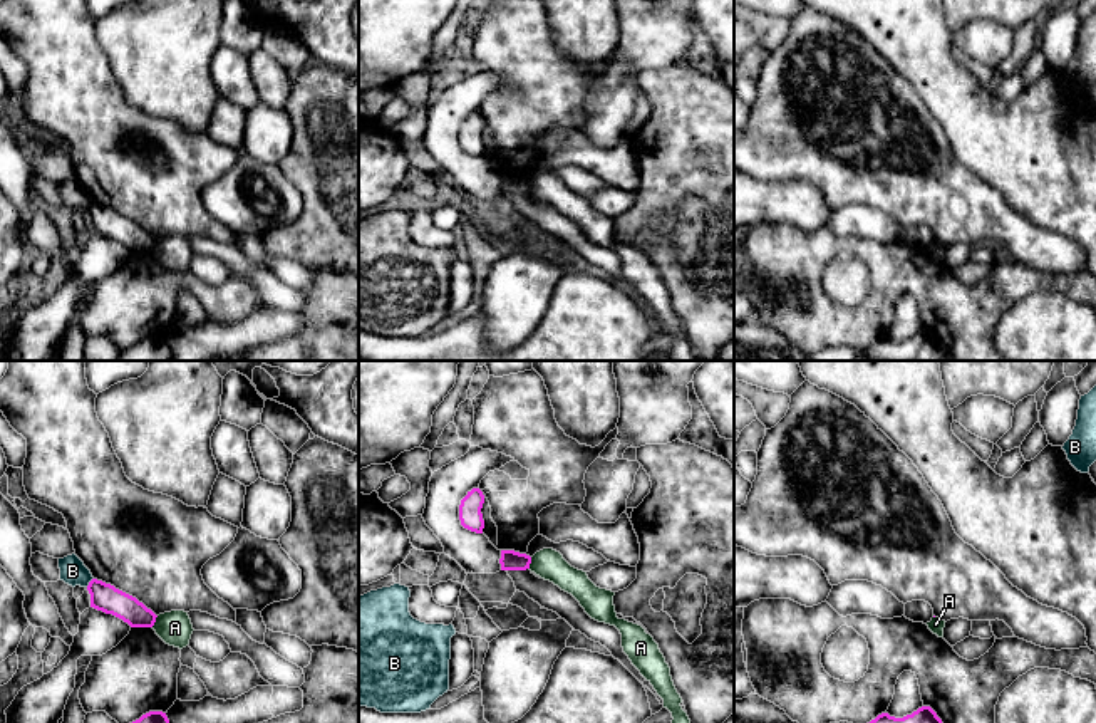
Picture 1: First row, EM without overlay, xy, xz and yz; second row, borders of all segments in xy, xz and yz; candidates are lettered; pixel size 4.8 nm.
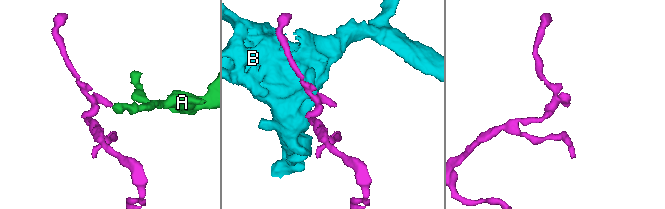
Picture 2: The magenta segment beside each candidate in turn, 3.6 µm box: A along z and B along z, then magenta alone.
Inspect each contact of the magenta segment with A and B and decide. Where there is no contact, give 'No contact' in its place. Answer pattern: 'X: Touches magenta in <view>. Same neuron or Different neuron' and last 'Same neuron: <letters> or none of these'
A: Touches magenta in xy. Different neuron
B: Touches magenta in xy. Different neuron
Same neuron: none of these

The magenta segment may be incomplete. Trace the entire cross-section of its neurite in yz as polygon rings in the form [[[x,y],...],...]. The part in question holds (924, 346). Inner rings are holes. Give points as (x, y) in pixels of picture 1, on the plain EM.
[[[922,330],[903,342],[878,339],[865,349],[875,361],[947,361],[949,356],[930,330]]]

